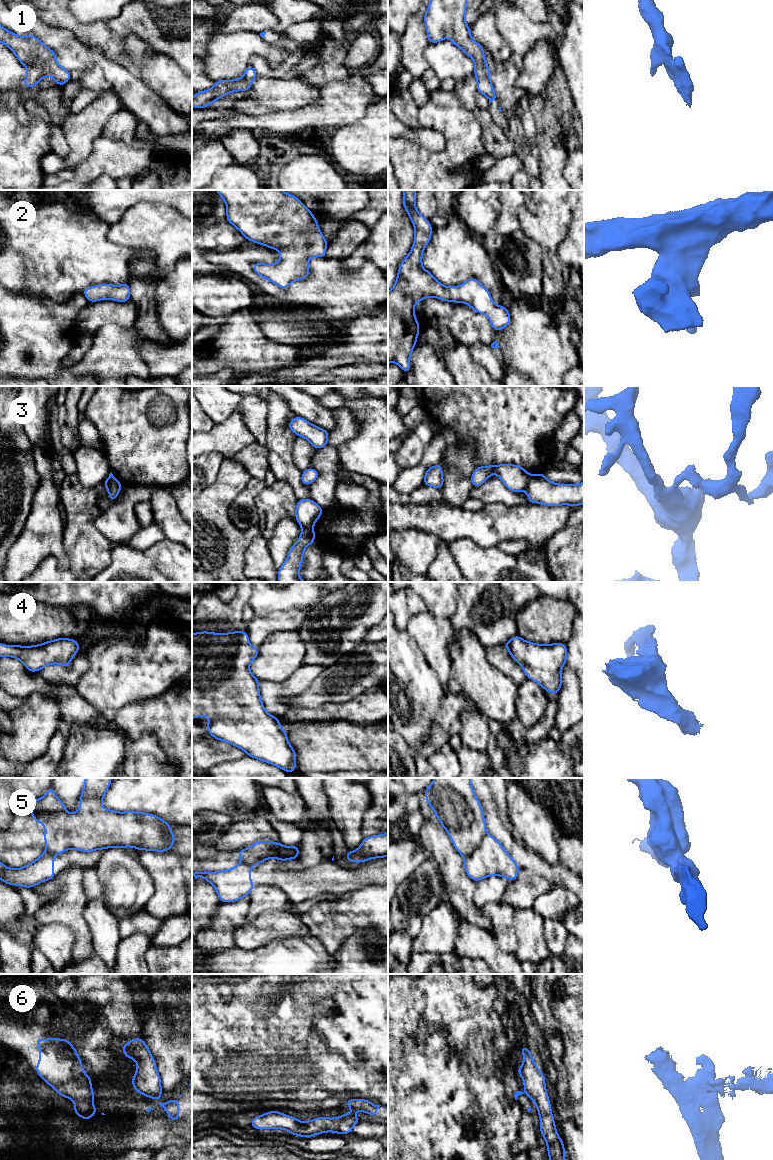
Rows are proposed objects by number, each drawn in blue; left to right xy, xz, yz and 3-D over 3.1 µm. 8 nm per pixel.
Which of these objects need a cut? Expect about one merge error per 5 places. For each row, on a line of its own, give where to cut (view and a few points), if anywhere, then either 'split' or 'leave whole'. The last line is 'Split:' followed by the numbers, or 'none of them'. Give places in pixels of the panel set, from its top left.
1: no cut; leave whole
2: no cut; leave whole
3: cut in yz along (530, 476), (526, 488); split
4: no cut; leave whole
5: cut in yz along (486, 832), (480, 844), (465, 858); split
6: cut in xz along (348, 1113), (345, 1115); split
Split: 3, 5, 6

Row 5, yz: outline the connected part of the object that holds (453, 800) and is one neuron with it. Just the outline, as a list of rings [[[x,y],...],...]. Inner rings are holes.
[[[435,778],[425,789],[425,797],[455,849],[464,858],[469,857],[487,833],[470,778]]]

